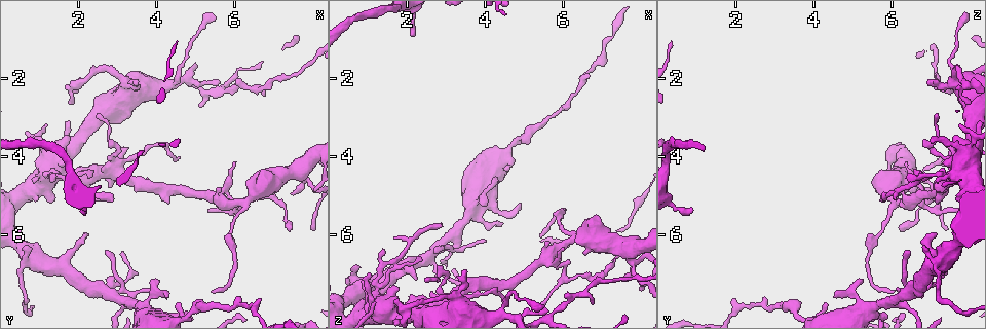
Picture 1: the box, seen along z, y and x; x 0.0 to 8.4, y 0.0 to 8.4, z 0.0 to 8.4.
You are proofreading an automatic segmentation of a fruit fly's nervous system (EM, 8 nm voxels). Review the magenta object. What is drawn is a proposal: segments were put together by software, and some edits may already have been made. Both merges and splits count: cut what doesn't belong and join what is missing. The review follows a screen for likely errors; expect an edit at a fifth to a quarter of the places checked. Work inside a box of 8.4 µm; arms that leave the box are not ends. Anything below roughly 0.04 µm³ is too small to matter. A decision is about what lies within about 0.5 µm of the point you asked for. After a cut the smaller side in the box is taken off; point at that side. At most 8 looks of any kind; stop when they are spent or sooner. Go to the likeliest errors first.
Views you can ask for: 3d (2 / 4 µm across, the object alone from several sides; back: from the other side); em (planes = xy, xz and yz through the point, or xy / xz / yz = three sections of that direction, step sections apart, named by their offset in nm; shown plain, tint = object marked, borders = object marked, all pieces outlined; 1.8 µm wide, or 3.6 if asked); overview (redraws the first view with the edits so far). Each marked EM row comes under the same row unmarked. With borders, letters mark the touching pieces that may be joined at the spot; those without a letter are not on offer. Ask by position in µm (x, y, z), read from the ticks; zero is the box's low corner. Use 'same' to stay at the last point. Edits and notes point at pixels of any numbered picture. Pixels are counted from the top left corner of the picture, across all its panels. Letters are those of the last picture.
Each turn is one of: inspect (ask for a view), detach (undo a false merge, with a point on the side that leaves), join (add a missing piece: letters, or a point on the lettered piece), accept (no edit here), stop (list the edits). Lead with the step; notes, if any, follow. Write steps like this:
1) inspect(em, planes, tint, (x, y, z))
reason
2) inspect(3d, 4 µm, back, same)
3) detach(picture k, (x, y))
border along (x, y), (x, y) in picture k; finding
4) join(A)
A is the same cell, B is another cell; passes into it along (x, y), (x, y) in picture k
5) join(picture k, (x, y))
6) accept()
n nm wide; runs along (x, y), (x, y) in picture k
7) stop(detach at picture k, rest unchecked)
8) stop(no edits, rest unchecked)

inspect(em, planes, tint, (7.60, 4.30, 6.35))
calibre changes

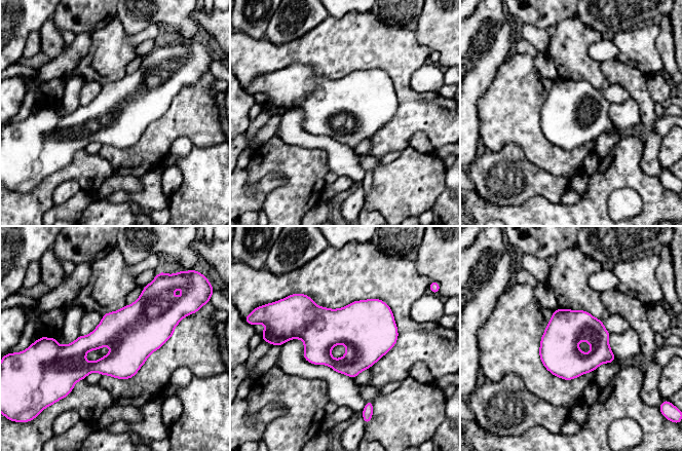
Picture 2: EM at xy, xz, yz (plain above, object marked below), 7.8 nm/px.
inspect(em, planes, borders, same)

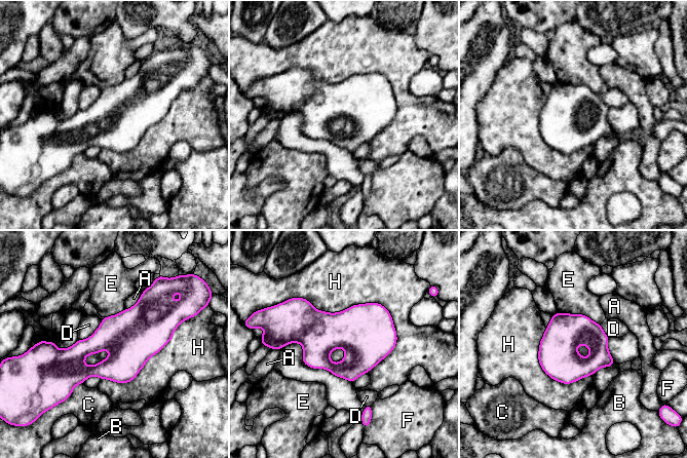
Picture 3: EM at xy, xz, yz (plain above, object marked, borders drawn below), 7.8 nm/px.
accept()
320 nm wide; A, B, C, D, E, F and H are other cells; one neuron here

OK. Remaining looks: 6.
inspect(3d, 2 µm, (2.95, 4.35, 7.75))
arms part here

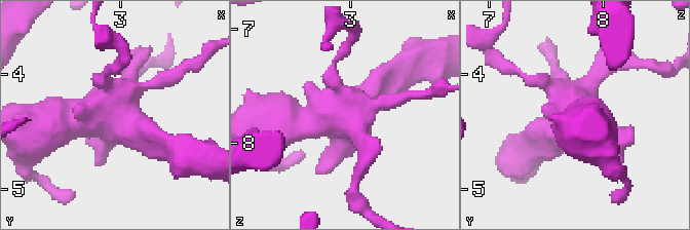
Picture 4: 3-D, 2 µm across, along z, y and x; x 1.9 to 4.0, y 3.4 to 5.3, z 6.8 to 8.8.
inspect(em, planes, tint, (2.96, 4.34, 7.76))

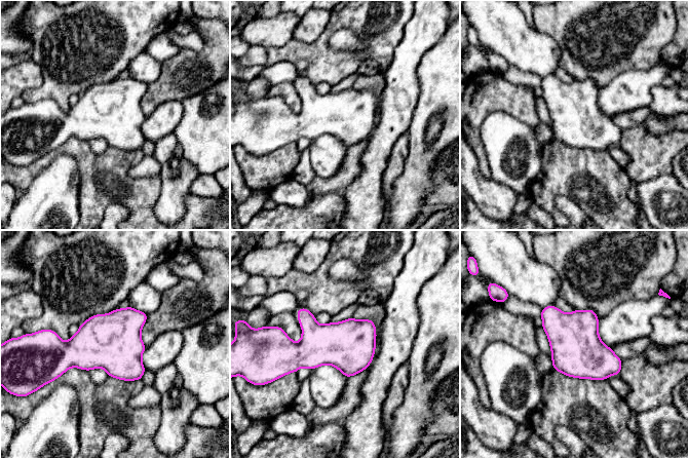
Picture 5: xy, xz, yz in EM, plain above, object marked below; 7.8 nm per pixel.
inspect(em, planes, borders, same)
what lies round it

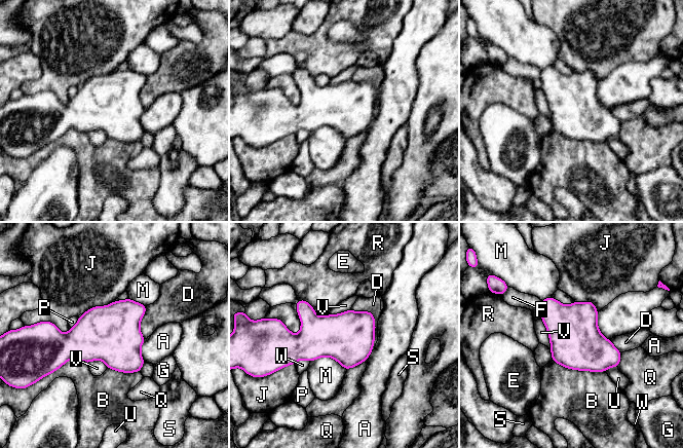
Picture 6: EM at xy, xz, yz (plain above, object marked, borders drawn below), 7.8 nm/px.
accept()
A, B, D, E, F, G, J, M, P, Q, R, S, U, V and W are other cells; border along (541, 319), (546, 330), (551, 348) in picture 6; continuous, no second neuron

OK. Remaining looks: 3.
inspect(em, 3.6 µm, xy, step 16, tint, (3.40, 2.35, 7.85))
a fork

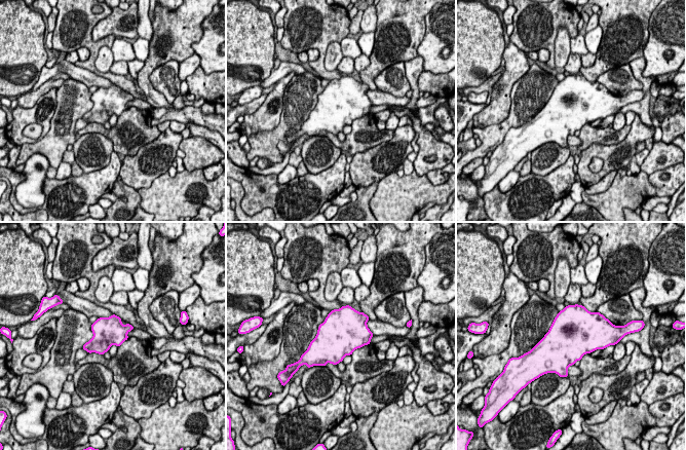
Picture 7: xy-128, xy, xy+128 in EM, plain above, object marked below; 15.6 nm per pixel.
inspect(em, 3.6 µm, planes, tint, same)
cut it another way

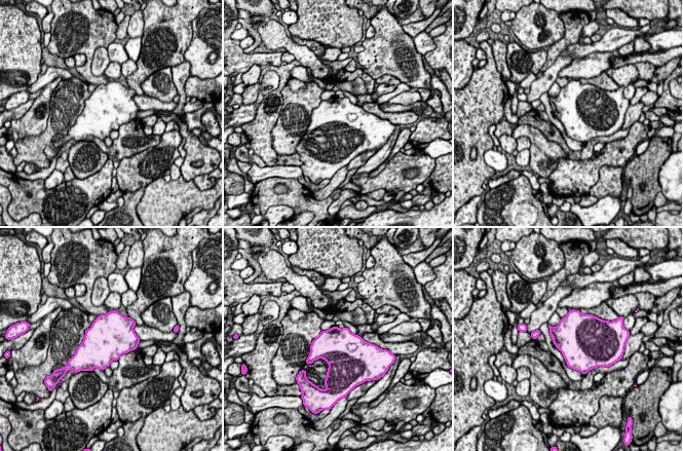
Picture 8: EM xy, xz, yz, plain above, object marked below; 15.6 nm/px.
inspect(em, 3.6 µm, planes, borders, same)
see the neighbours

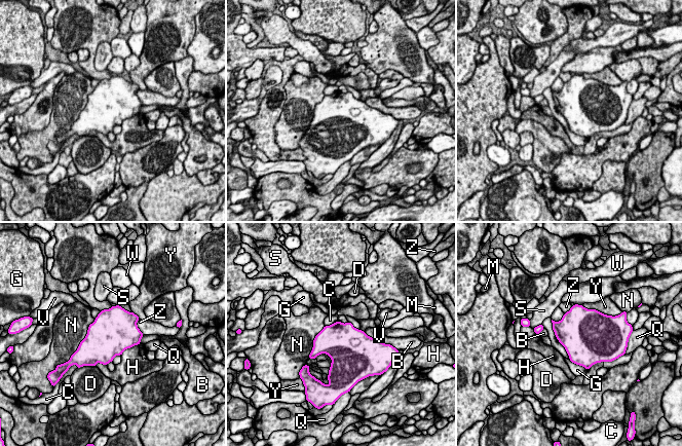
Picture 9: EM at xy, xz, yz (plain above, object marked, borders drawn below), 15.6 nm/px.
accept()
B, C, D, G, H, M, N, Q, S, V, W, Y and Z are other cells; border along (551, 320), (554, 334), (570, 359) in picture 9; all the same neuron

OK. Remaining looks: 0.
stop(no edits, rest unchecked)

